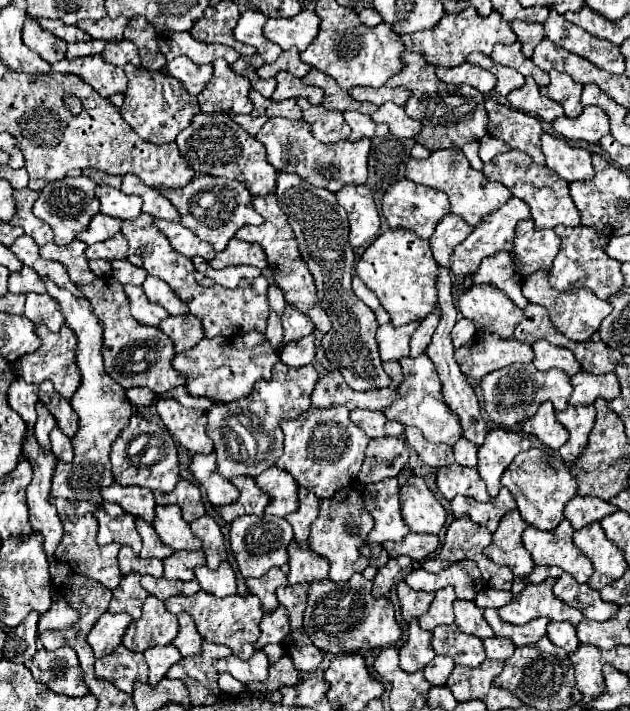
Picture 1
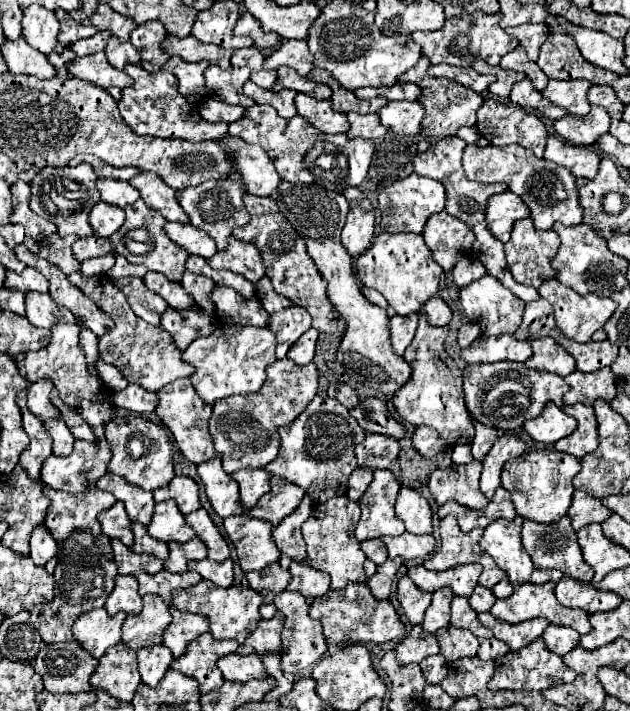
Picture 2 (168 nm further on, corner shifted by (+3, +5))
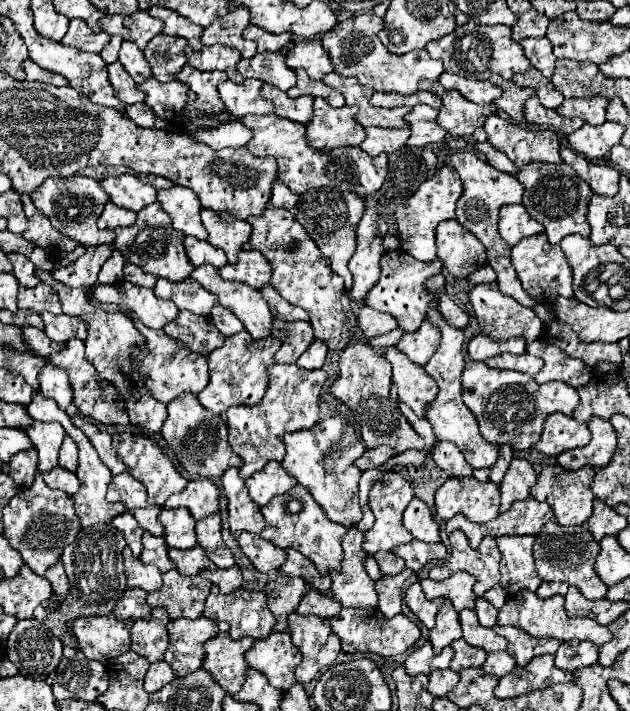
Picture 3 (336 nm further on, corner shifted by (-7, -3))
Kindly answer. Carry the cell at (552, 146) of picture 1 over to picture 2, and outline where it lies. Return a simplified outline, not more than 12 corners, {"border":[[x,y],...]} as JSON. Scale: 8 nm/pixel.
{"border":[[548,136],[544,158],[576,178],[594,178],[600,156]]}

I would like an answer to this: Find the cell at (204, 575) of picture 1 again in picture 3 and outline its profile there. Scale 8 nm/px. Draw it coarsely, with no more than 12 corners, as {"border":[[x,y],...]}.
{"border":[[238,566],[202,570],[200,574],[216,584],[222,594],[230,594],[242,586]]}

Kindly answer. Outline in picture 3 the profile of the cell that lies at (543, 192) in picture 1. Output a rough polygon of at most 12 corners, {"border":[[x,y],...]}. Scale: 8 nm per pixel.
{"border":[[528,164],[524,208],[548,244],[590,236],[590,186],[568,164]]}

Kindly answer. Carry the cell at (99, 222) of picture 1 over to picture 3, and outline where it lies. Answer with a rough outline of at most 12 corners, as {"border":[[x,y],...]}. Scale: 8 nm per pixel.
{"border":[[106,202],[98,218],[102,230],[130,226],[136,212]]}

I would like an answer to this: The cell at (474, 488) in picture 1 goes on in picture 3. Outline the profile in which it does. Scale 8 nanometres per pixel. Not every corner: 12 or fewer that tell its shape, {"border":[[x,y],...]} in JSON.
{"border":[[448,478],[436,492],[444,522],[460,512],[484,524],[498,516],[498,486]]}

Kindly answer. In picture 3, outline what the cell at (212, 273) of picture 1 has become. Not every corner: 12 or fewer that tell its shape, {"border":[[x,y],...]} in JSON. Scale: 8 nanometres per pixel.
{"border":[[214,266],[190,278],[216,294],[254,338],[270,334],[266,300],[248,284],[222,280]]}

